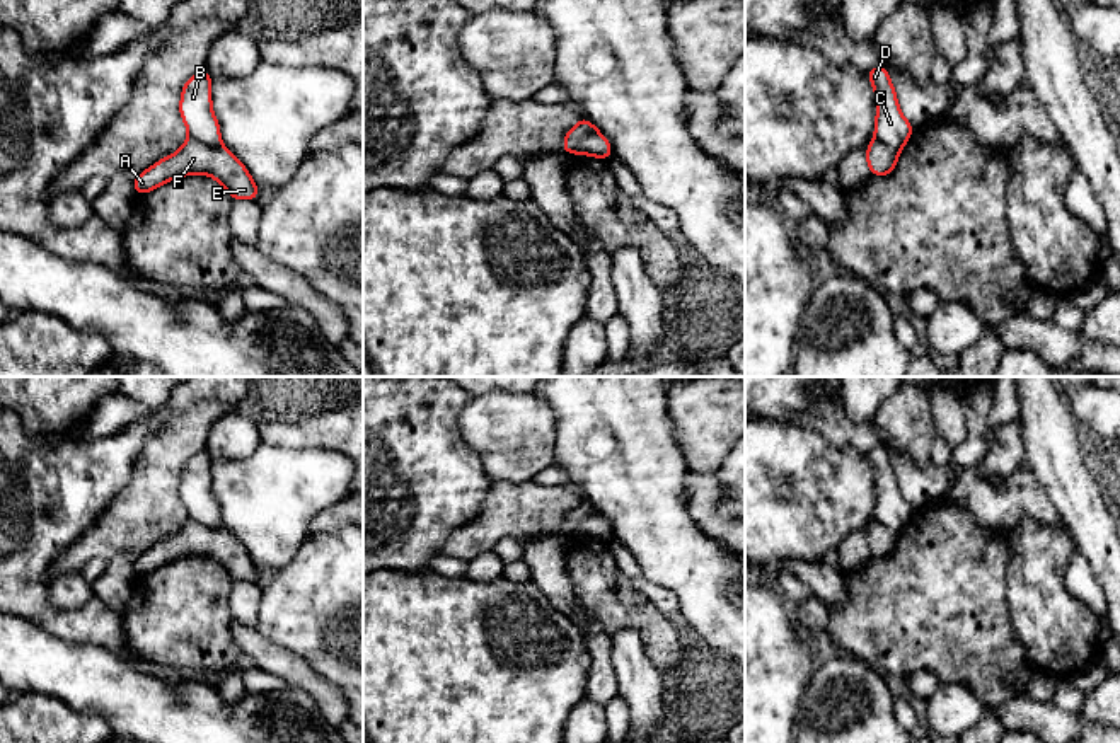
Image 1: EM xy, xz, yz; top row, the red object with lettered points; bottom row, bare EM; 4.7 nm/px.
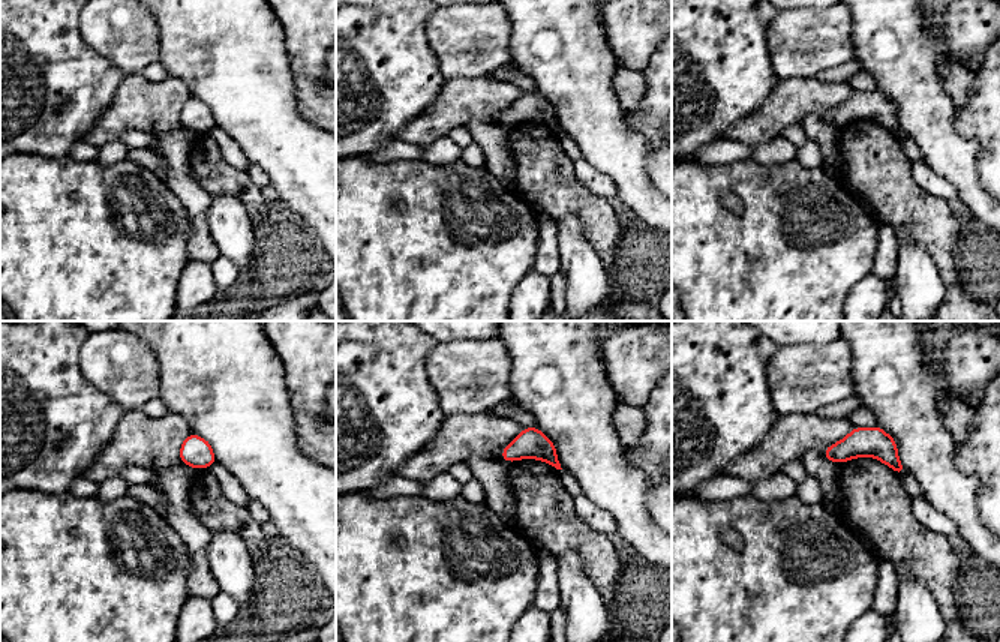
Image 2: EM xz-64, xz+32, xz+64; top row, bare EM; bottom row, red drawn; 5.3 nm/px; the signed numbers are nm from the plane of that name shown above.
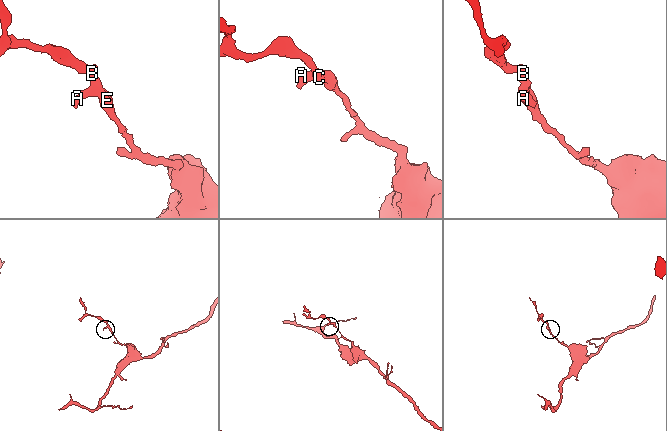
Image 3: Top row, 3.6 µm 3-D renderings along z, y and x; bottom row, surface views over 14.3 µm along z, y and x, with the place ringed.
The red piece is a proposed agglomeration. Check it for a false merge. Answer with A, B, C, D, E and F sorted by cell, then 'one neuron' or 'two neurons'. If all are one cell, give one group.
A E F / B C D; two neurons

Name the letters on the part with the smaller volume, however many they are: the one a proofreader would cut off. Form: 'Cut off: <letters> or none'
Cut off: B, C, D

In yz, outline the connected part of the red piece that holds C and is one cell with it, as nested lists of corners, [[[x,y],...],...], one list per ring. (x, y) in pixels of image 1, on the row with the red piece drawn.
[[[875,66],[866,72],[866,77],[875,85],[876,97],[875,138],[900,153],[914,126],[900,112],[888,70],[885,66]]]

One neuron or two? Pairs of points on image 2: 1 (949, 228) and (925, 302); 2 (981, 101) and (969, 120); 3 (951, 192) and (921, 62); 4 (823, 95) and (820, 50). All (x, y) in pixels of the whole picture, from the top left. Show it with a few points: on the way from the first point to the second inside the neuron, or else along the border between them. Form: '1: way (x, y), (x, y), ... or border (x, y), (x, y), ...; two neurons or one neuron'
1: border (912, 242), (936, 266), (945, 287), (943, 302); two neurons
2: way (981, 105), (973, 116); one neuron
3: border (924, 161), (957, 189), (958, 198); two neurons
4: border (813, 77), (792, 77), (780, 81); two neurons

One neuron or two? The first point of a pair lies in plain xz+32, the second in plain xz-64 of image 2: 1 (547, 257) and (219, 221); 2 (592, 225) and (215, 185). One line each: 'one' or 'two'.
1: two
2: one

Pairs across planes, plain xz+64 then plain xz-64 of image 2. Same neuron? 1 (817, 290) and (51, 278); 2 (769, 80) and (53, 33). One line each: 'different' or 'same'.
1: same
2: same

